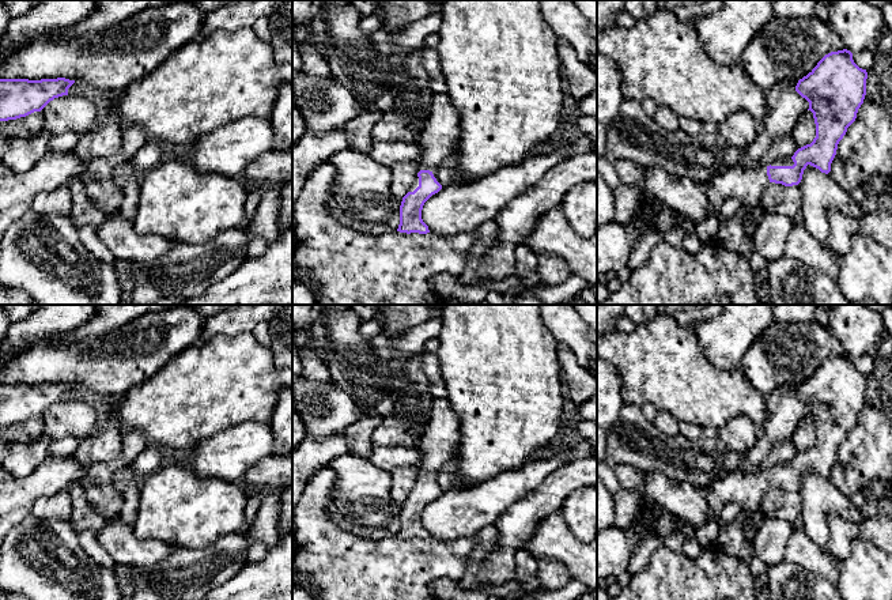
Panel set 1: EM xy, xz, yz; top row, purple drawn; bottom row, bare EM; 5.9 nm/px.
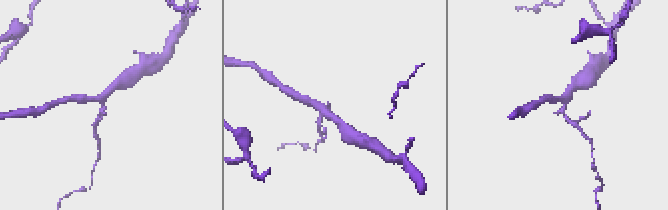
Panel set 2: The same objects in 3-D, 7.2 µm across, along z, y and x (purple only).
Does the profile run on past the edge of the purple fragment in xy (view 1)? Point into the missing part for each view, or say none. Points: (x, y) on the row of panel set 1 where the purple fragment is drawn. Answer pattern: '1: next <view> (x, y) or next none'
1: next none

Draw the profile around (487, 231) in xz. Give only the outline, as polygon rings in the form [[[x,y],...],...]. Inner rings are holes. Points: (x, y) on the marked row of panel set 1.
[[[487,220],[477,227],[477,241],[468,252],[468,264],[458,275],[462,284],[475,284],[479,282],[480,259],[494,246],[498,235],[498,226],[494,220]]]

